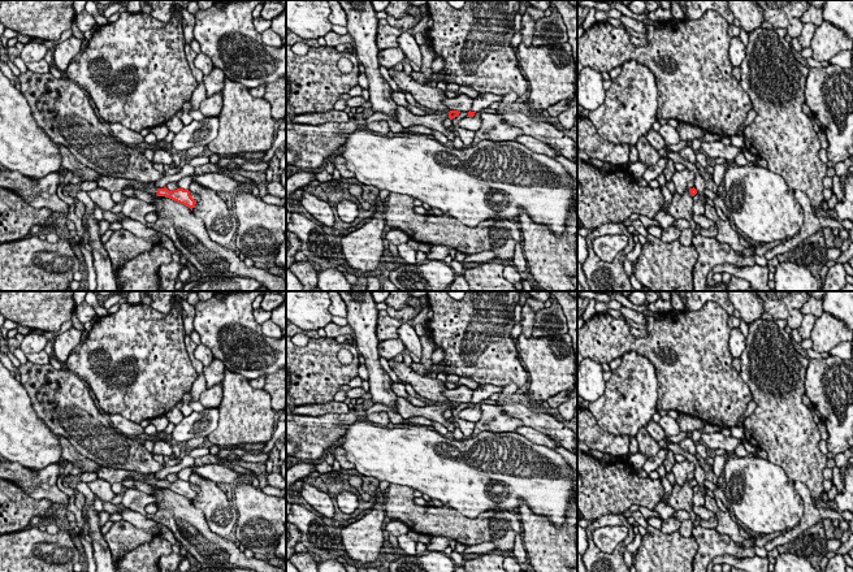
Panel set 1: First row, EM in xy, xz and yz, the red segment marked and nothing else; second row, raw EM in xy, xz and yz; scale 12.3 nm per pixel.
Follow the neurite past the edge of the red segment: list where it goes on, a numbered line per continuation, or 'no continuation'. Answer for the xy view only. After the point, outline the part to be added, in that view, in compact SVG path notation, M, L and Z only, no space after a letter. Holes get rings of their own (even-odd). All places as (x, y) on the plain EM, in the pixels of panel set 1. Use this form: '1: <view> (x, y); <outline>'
1: xy (111, 475); M100 465L95 473L99 476L99 478L105 480L111 485L114 482L121 484L127 477L131 477L134 481L146 482L151 486L157 485L157 480L155 478L153 473L138 473L125 469L105 468L103 465Z

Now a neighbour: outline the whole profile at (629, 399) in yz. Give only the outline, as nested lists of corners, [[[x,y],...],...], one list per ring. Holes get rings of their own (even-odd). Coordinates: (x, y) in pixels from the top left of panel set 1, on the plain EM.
[[[636,351],[625,352],[603,394],[589,403],[598,426],[614,436],[636,437],[657,412],[658,378],[654,365]]]

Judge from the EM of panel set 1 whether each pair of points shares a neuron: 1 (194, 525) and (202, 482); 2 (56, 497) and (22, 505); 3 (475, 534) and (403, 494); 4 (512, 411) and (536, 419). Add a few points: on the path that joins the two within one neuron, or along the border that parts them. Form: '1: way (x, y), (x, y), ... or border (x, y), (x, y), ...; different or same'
1: border (191, 502), (202, 511), (208, 527), (215, 533); different
2: border (18, 486), (33, 498), (50, 499), (55, 505); different
3: way (455, 525), (446, 521), (425, 520), (418, 514); same
4: way (518, 411), (531, 417); same

